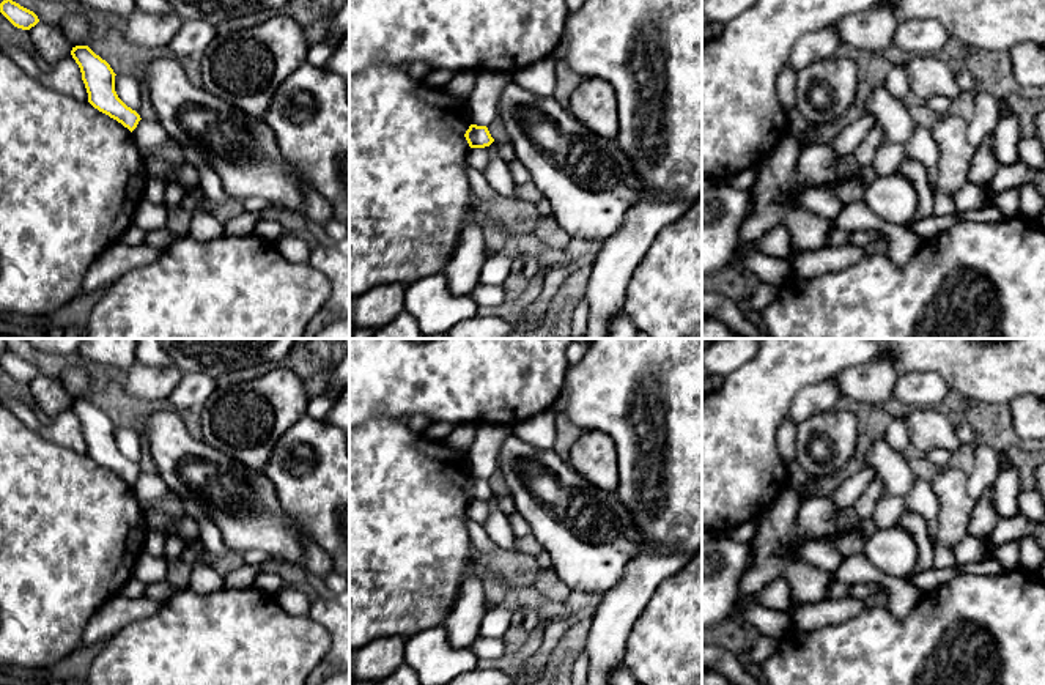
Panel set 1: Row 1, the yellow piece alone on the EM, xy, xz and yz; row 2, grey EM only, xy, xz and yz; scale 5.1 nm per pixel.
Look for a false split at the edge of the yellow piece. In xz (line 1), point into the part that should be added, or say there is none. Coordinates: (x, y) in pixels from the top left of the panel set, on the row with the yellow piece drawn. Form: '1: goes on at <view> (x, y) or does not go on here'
1: does not go on here

